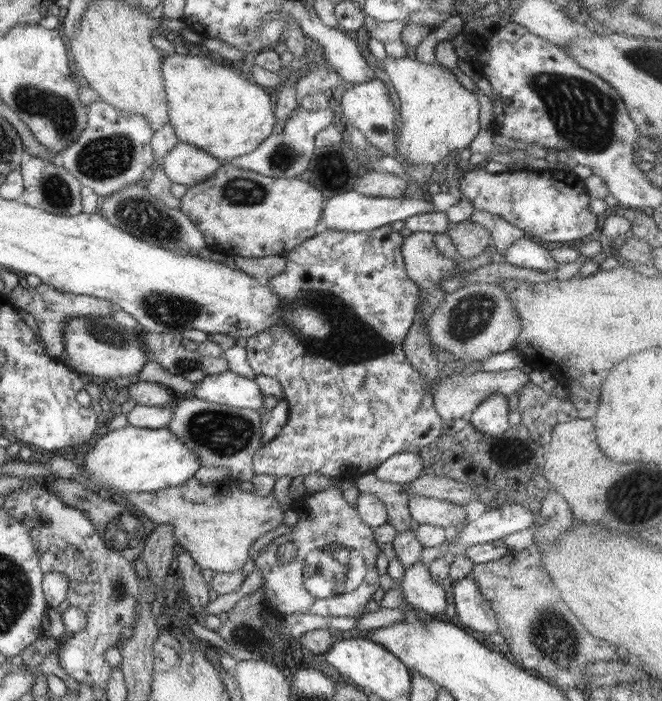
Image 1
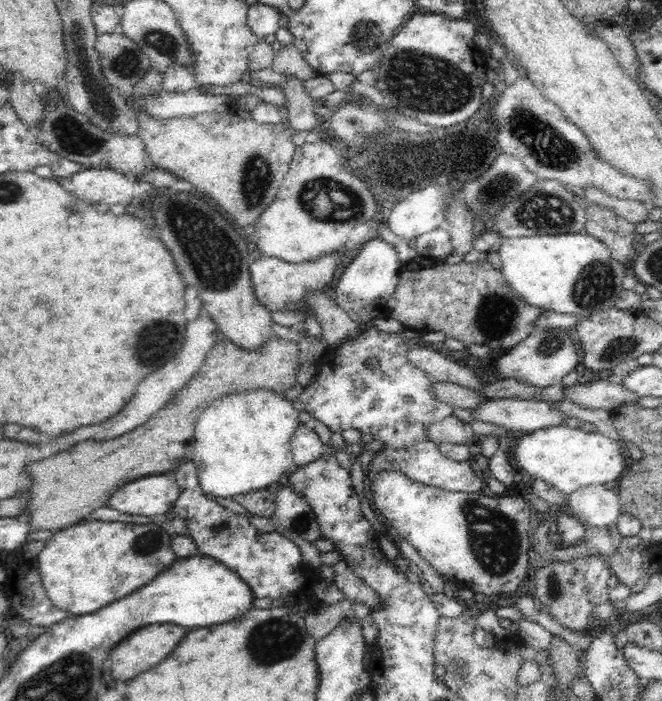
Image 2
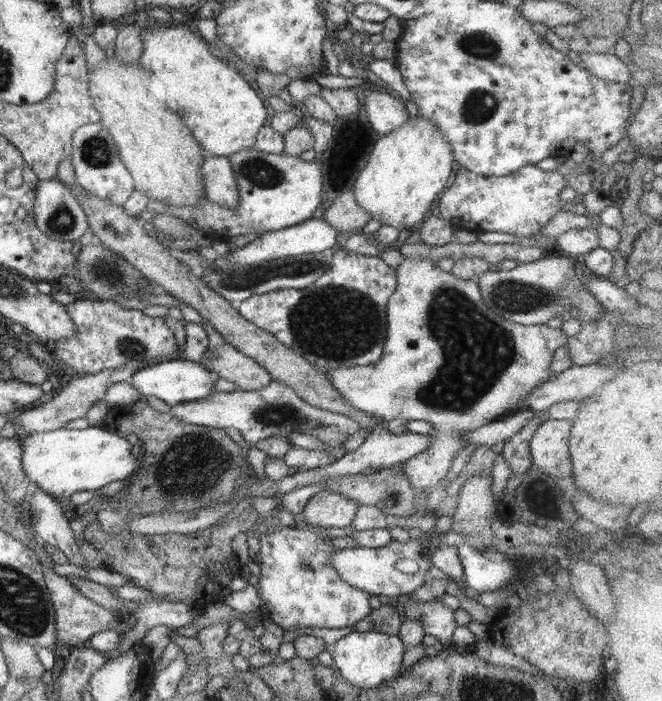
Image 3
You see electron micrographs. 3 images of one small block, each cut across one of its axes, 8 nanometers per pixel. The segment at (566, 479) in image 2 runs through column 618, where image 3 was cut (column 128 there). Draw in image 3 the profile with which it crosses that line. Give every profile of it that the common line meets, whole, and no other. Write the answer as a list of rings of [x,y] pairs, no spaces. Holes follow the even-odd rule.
[[[87,425],[84,430],[64,427],[50,432],[34,433],[25,438],[21,447],[21,465],[25,475],[52,498],[59,499],[66,504],[74,492],[98,490],[110,482],[128,479],[140,466],[132,455],[133,446],[128,443],[126,438],[96,426]]]

